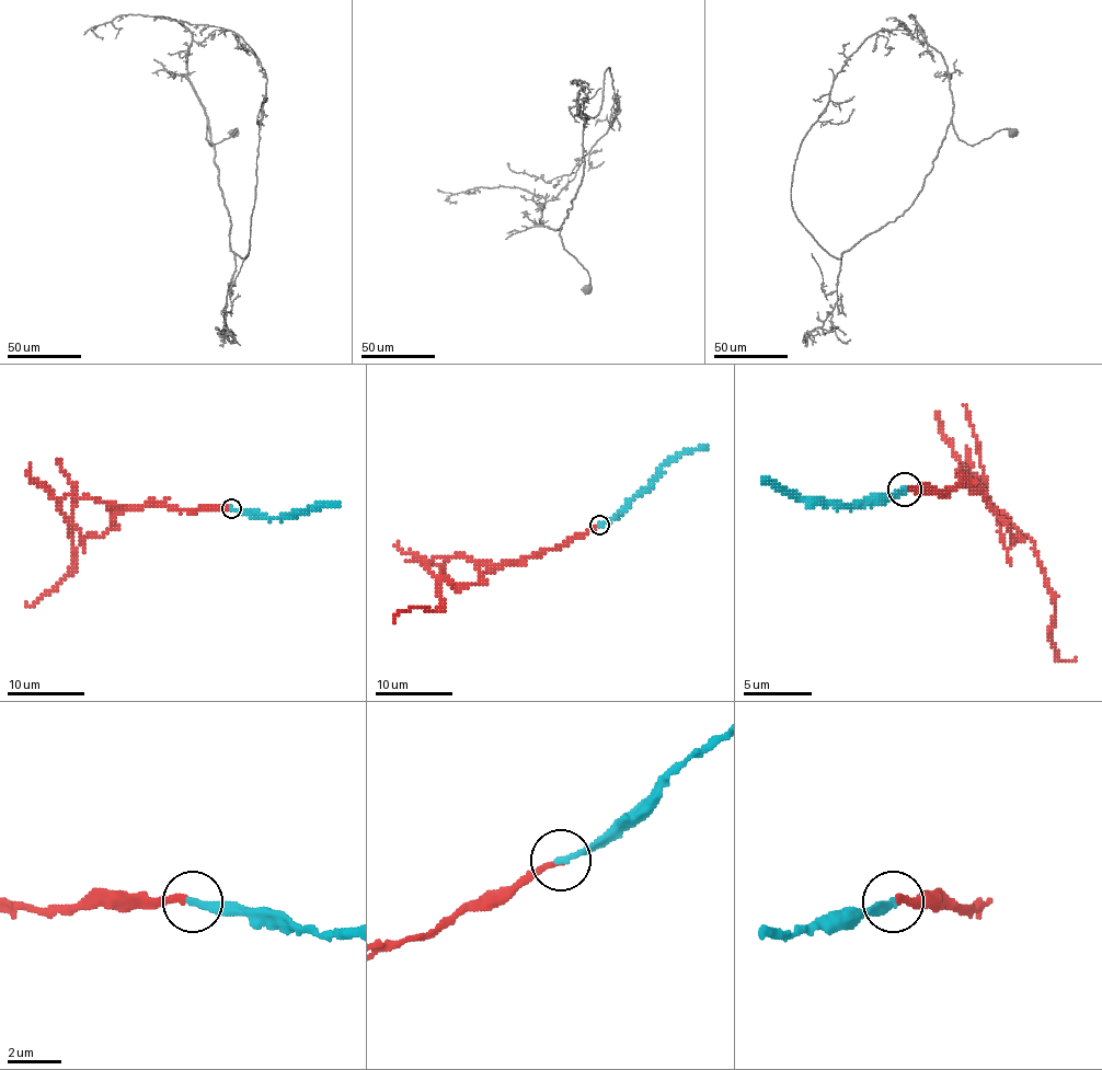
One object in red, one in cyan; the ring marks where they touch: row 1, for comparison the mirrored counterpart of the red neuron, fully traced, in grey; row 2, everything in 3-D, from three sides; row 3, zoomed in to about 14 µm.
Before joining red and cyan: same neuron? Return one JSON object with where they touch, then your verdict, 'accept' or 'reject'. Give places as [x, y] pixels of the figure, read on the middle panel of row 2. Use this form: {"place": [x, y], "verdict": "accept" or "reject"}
{"place": [599, 525], "verdict": "accept"}

